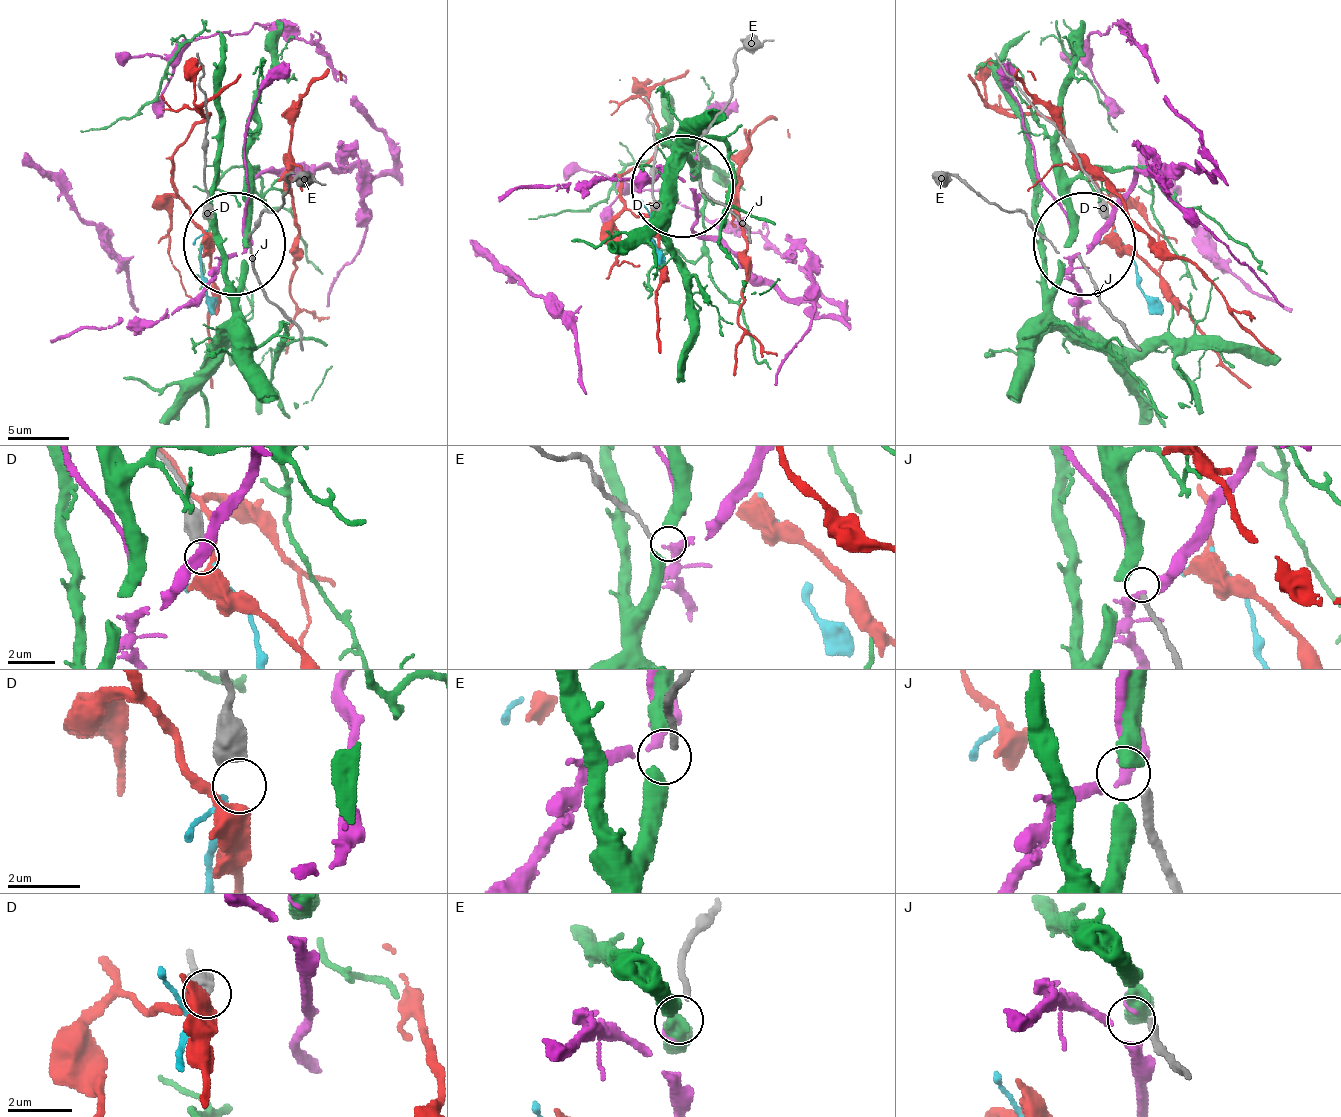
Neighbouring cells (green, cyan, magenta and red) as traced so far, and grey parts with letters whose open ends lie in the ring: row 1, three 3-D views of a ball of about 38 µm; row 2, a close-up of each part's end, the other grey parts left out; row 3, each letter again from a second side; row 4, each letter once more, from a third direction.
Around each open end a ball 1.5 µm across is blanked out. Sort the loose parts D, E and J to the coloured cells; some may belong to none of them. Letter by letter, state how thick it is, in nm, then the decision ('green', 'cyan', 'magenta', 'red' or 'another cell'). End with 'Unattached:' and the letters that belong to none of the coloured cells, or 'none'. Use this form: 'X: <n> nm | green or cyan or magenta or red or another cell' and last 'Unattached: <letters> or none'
D: 600 nm | cyan
E: 160 nm | another cell
J: 240 nm | magenta
Unattached: E

